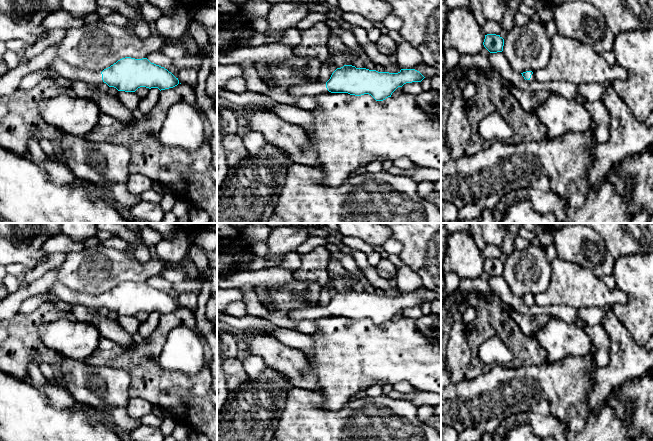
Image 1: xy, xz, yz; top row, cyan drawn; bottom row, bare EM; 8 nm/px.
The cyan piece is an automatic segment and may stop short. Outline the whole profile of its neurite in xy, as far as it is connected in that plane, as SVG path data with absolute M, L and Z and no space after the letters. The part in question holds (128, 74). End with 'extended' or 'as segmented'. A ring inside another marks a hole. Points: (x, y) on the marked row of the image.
M125 57L102 72L76 68L59 58L53 59L48 68L67 80L84 81L96 88L103 81L109 87L125 92L135 92L140 87L158 88L161 91L179 84L178 78L171 72L151 63L147 58Z; extended

